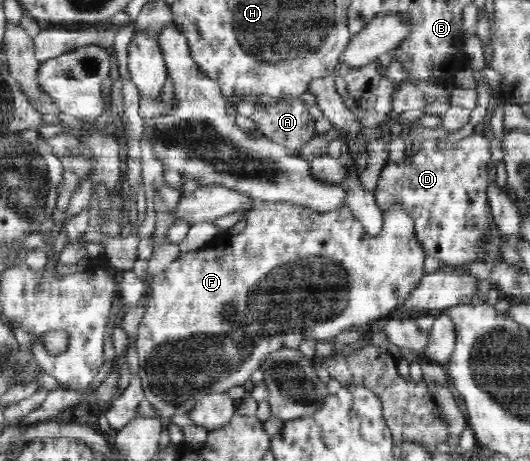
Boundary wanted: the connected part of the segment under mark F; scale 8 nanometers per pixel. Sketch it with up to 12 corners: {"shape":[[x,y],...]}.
{"shape":[[257,201],[150,278],[155,417],[387,317],[427,258],[401,203]]}

